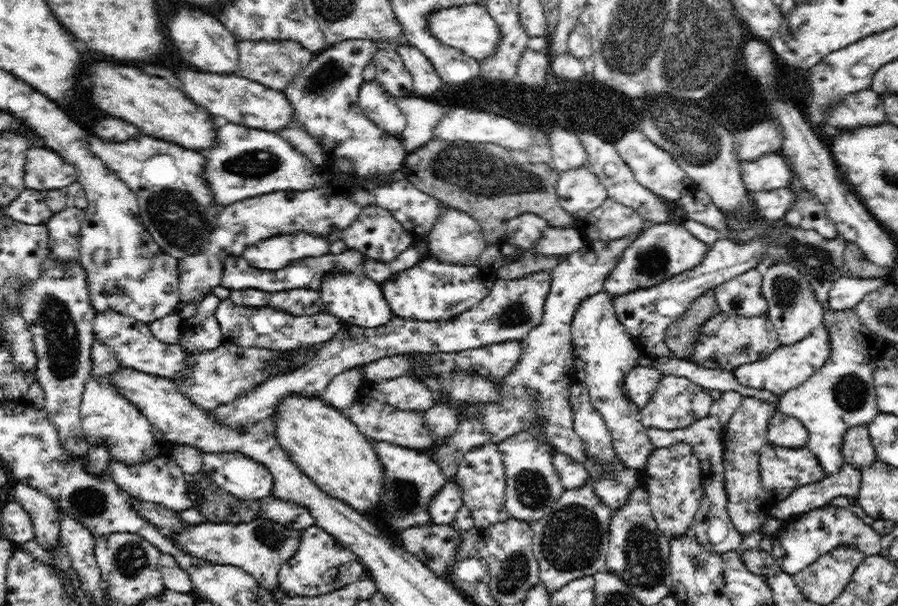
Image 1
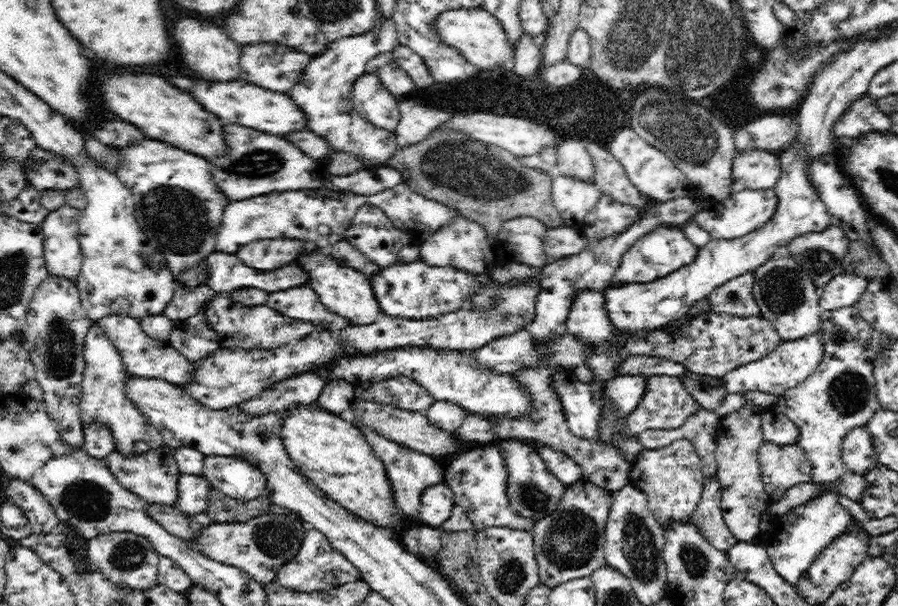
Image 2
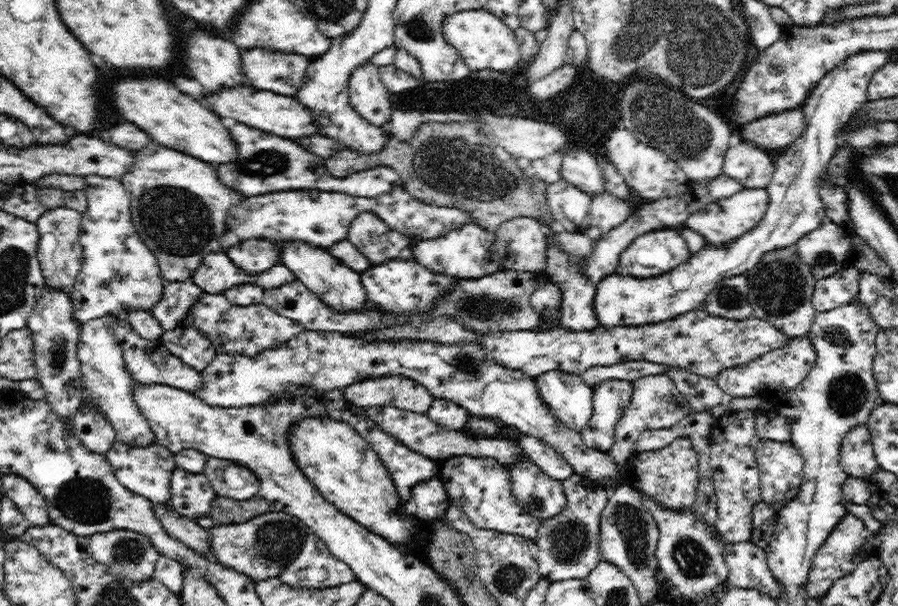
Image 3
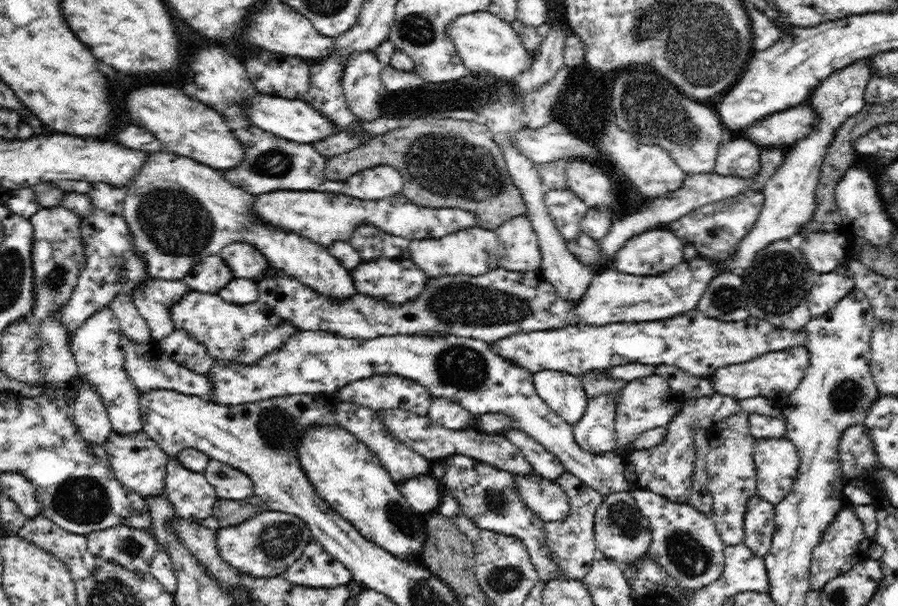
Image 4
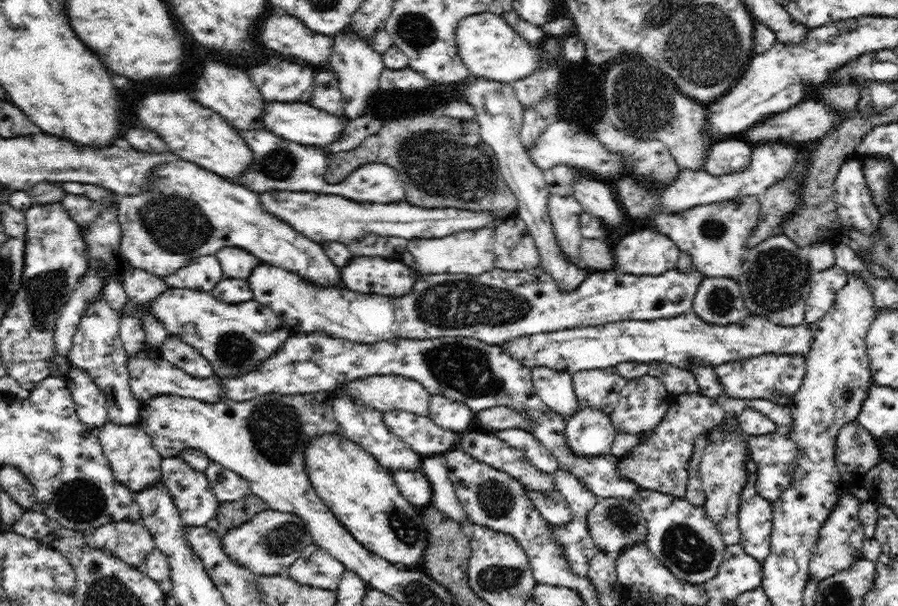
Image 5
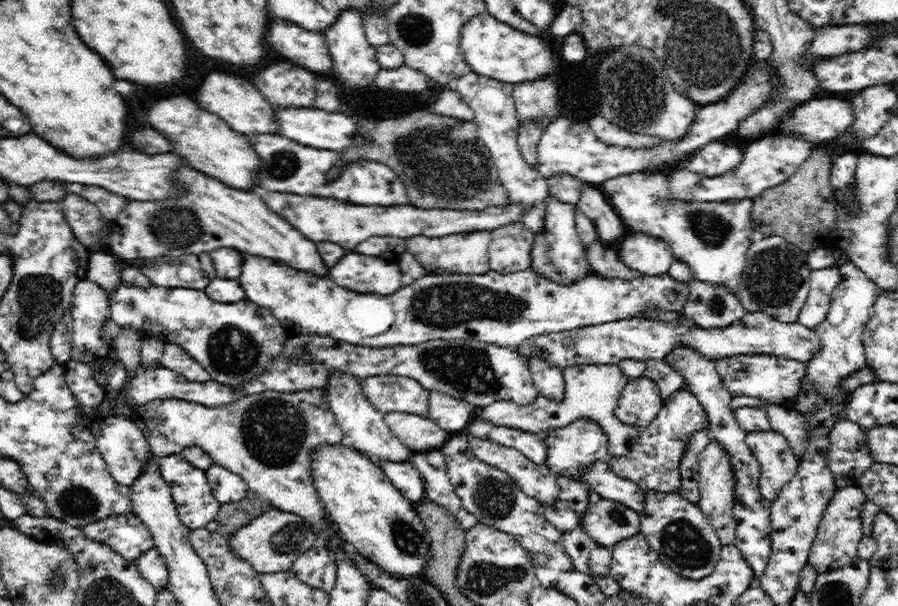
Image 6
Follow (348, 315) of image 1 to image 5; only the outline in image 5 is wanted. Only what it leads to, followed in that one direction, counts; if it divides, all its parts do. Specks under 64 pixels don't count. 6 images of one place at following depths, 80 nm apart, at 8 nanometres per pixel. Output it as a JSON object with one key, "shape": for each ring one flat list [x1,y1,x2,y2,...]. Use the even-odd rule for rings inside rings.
{"shape":[[177,156,173,157,171,162,154,168,150,179,152,179,150,190,140,192,136,196,118,197,117,217,121,228,119,253,132,267,161,278,186,266,193,258,215,255,221,248,230,246,247,250,262,262,296,273,302,279,316,285,344,287,340,280,340,267,326,256,322,244,306,238,286,224,286,221,270,215,262,207,260,195,257,192]]}

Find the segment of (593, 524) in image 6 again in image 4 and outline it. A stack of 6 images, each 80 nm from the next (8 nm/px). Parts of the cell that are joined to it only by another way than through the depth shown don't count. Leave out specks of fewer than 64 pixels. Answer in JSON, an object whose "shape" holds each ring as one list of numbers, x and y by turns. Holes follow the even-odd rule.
{"shape":[[616,492,605,496,594,515,594,538,599,556,612,559,626,568,638,557,648,555,651,543,650,521,641,513,631,492]]}

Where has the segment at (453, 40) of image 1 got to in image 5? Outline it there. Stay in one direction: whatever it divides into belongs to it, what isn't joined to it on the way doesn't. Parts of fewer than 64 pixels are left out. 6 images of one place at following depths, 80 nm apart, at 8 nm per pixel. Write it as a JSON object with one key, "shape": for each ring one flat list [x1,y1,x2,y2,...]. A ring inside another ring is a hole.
{"shape":[[490,10,472,14,458,22,456,26,456,45,462,62,472,77,485,80,511,83,540,70,544,56,541,44,532,45,524,40,502,17]]}

